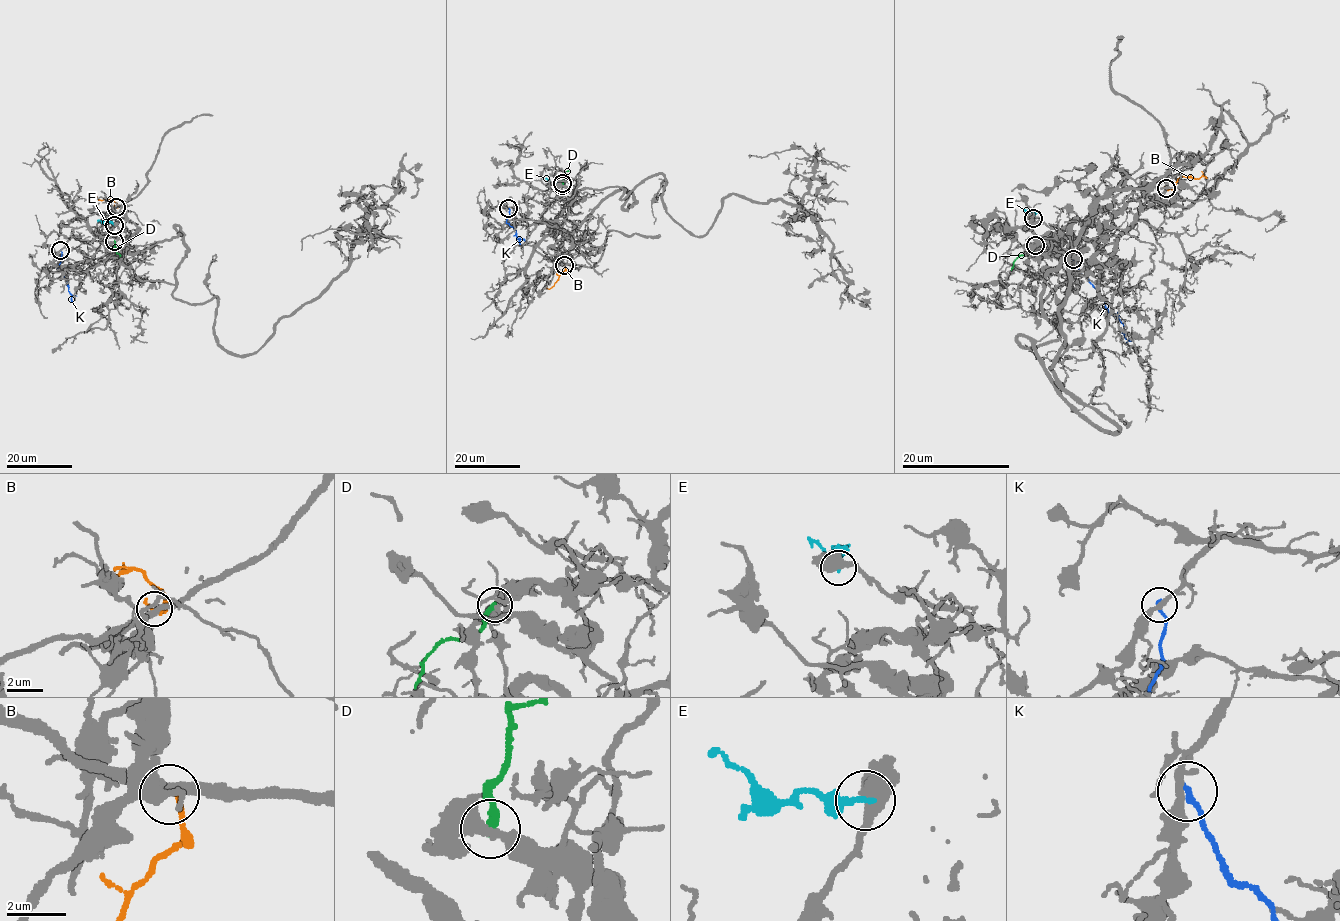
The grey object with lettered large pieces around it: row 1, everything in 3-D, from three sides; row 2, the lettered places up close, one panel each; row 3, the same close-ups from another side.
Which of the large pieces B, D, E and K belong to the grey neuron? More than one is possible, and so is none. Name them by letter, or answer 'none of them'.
none of them

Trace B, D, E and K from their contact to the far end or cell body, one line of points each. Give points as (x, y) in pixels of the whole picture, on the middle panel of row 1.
B: (563, 264), (565, 270), (554, 284), (547, 288), (544, 286)
D: (563, 184), (567, 170)
E: (563, 184), (552, 184), (545, 178)
K: (509, 208), (506, 222), (516, 231), (520, 244)

